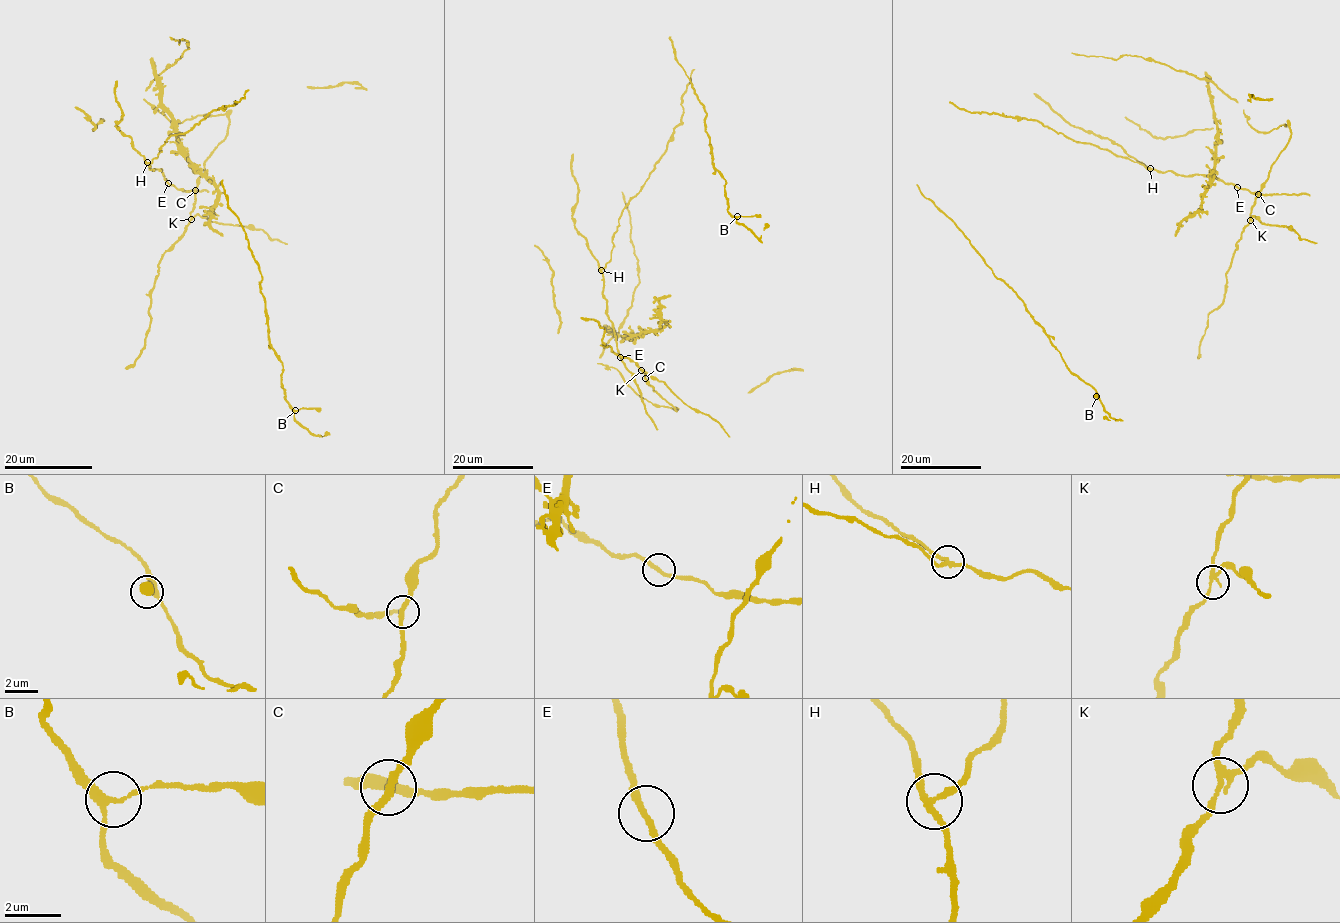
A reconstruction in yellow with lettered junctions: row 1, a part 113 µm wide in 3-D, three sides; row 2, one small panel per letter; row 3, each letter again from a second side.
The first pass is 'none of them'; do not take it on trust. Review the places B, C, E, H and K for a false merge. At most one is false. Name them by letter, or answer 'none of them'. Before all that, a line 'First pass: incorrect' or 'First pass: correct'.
First pass: incorrect
H

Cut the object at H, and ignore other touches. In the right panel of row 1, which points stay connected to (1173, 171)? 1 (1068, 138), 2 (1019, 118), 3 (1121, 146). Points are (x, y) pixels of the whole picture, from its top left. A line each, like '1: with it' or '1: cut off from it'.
1: cut off from it
2: cut off from it
3: with it

